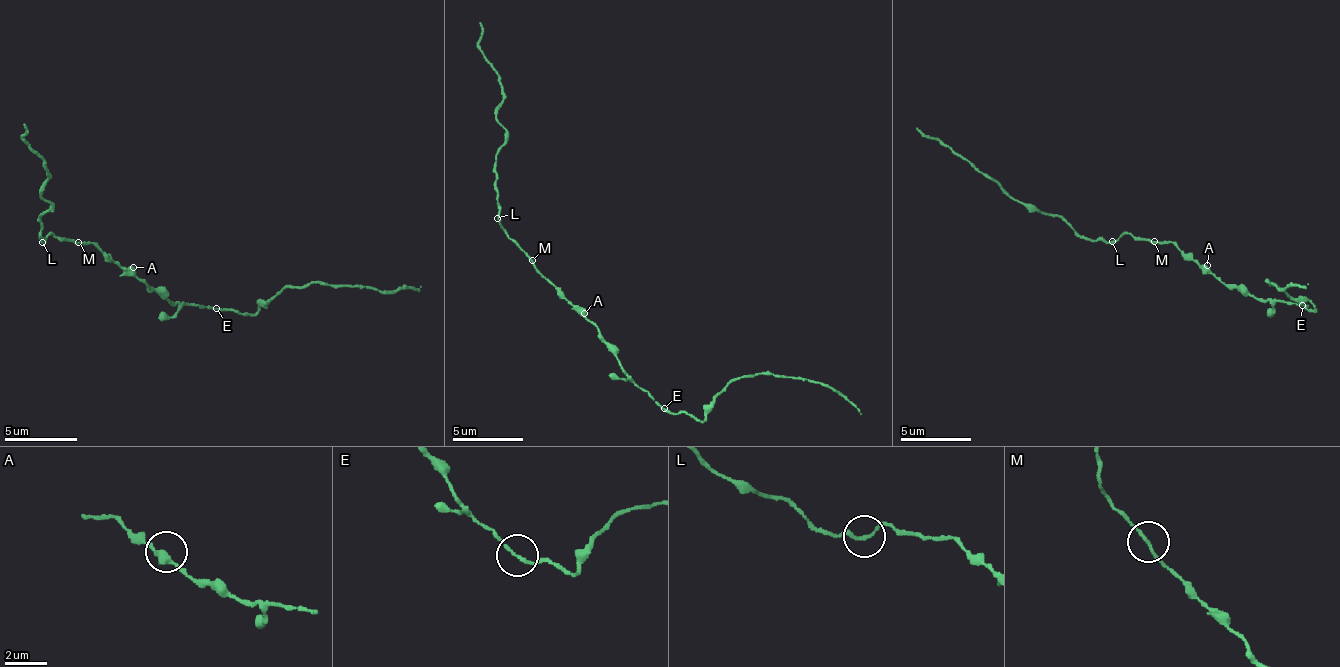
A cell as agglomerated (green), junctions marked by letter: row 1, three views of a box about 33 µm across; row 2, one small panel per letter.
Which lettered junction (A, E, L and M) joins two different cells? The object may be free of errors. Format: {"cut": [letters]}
{"cut": ["E"]}

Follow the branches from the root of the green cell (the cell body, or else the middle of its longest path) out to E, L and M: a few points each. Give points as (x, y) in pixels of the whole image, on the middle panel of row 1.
E: (581, 313), (598, 330), (598, 337), (619, 365), (665, 408)
L: (581, 313), (507, 236), (497, 218)
M: (581, 313), (532, 260)

